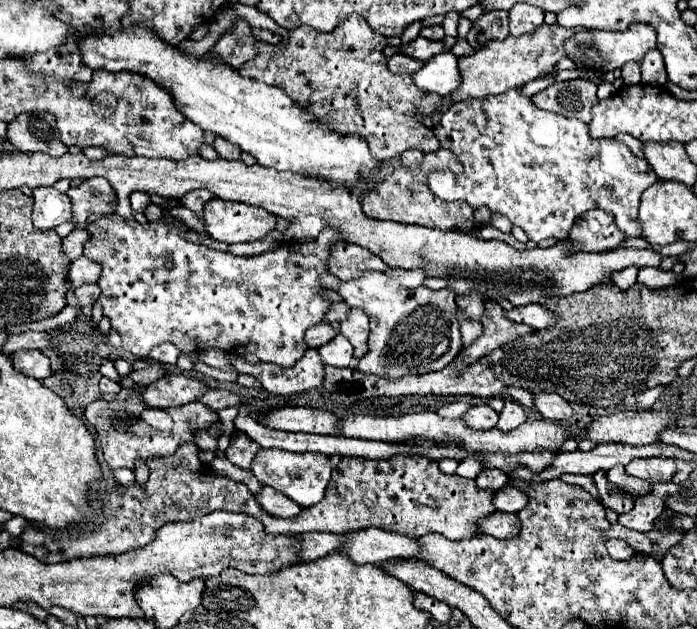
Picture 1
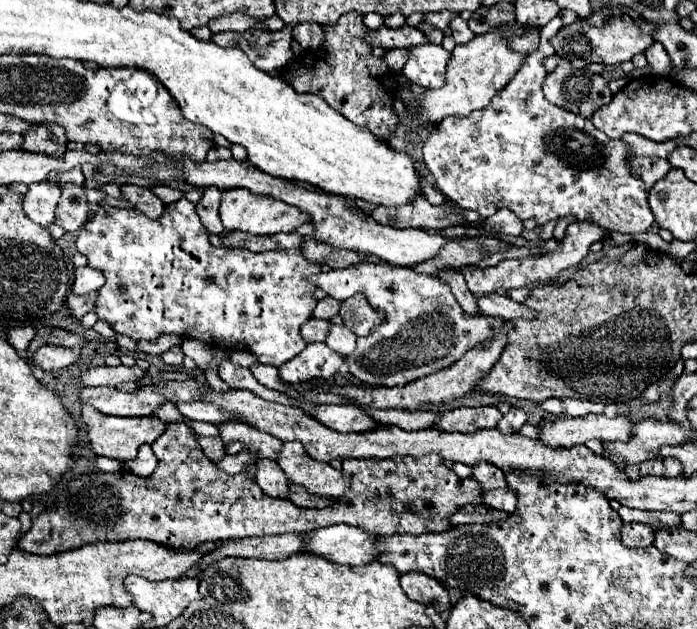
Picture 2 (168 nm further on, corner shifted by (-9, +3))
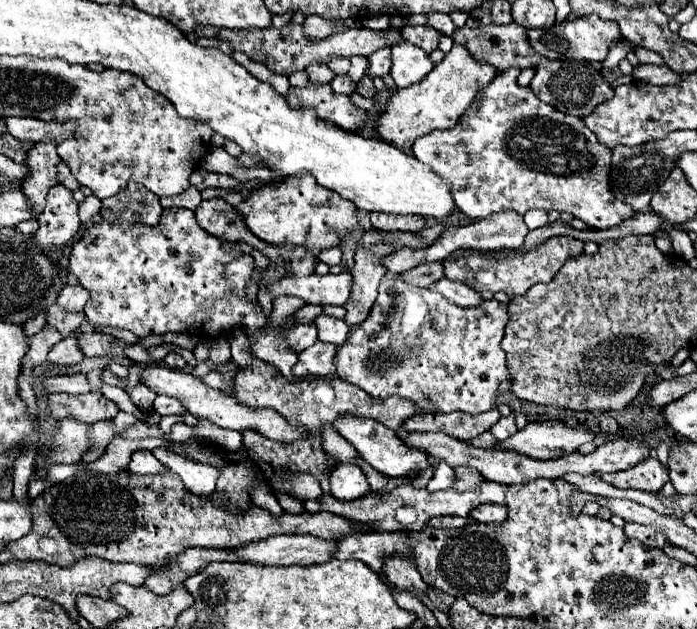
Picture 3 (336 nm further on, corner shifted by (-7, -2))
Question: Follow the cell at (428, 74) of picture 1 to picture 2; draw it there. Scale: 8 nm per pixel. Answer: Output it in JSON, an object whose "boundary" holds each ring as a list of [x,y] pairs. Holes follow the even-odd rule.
{"boundary":[[[424,44],[408,48],[408,60],[402,68],[402,74],[424,88],[440,88],[444,86],[444,72],[450,60],[450,52],[442,46]]]}

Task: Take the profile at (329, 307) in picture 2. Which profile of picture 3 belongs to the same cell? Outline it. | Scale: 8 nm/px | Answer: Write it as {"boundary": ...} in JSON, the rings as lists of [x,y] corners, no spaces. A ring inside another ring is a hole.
{"boundary":[[[306,305],[300,311],[294,313],[298,323],[312,323],[318,315],[322,315],[322,307],[320,305]]]}

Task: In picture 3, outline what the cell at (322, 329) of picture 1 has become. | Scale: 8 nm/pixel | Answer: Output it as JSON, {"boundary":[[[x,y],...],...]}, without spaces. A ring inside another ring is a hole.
{"boundary":[[[314,323],[294,325],[290,331],[286,331],[286,341],[294,351],[302,353],[304,349],[312,347],[318,341],[318,329]]]}

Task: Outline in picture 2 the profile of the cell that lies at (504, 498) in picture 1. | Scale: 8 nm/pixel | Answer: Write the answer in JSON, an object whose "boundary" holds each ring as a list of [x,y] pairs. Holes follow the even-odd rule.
{"boundary":[[[508,488],[484,492],[484,498],[482,498],[484,506],[492,506],[494,510],[504,510],[508,514],[512,514],[516,510],[516,502],[518,502],[516,492],[508,490]]]}

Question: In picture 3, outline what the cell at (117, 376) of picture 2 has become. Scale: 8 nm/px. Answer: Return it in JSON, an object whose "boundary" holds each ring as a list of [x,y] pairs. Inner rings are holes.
{"boundary":[[[84,373],[48,377],[44,381],[44,389],[48,393],[88,393],[88,391],[92,391],[88,377]]]}

